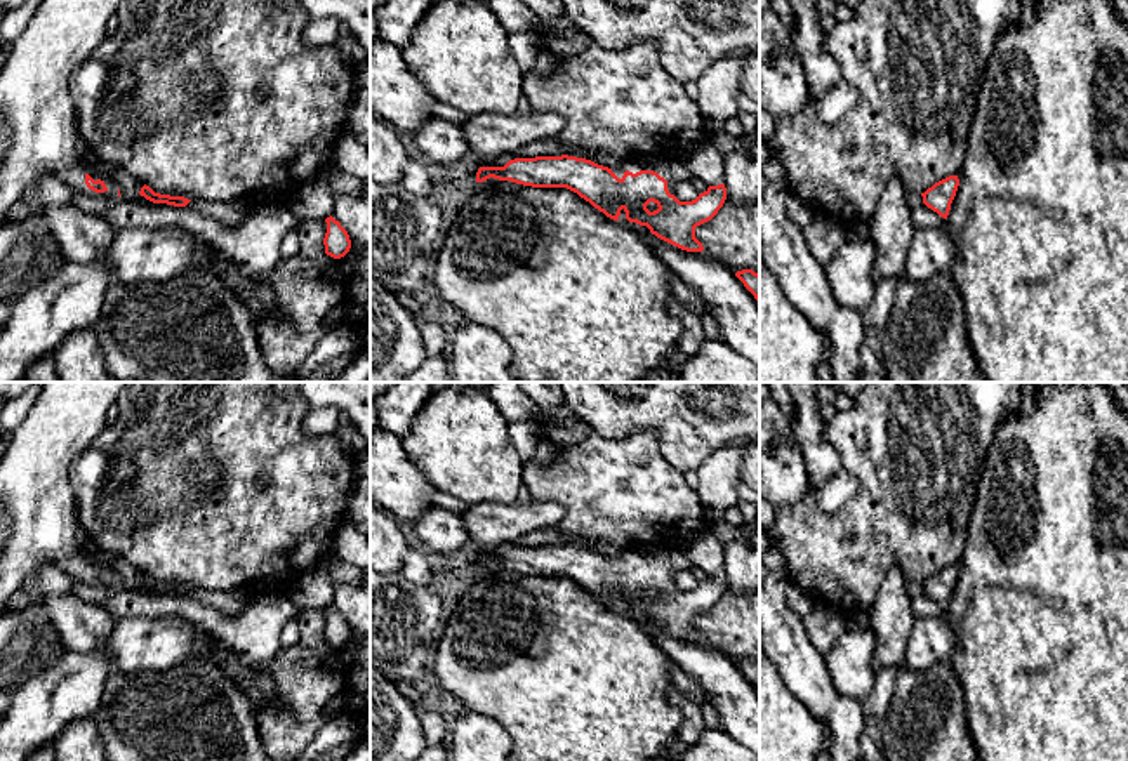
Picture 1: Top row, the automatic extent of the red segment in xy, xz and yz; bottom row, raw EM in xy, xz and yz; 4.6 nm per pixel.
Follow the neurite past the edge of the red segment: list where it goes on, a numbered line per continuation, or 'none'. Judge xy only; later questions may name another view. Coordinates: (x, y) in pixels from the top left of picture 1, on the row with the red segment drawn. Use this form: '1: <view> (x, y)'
1: xy (39, 124)

